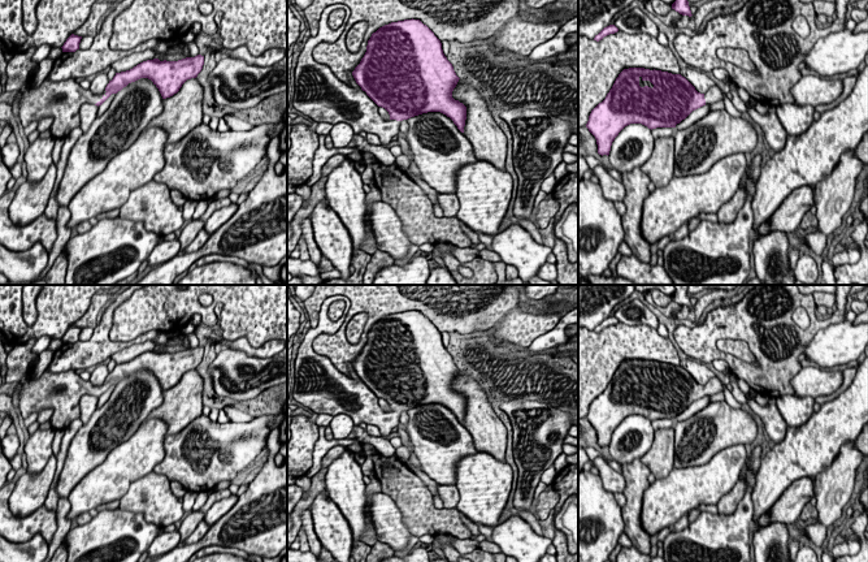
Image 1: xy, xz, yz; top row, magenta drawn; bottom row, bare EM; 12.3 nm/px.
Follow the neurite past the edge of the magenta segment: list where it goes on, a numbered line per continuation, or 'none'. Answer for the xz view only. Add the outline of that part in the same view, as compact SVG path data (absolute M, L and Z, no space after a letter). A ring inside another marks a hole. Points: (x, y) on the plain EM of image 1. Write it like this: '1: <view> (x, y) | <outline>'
1: xz (319, 385) | M334 295L324 301L318 312L318 324L309 328L299 346L295 359L294 399L316 414L331 416L346 414L352 418L355 425L365 423L376 425L381 437L389 436L400 423L402 412L385 411L378 405L378 397L361 380L340 372L327 356L313 350L317 336L334 334L343 325L351 302L344 295ZM343 301L343 315L333 321L329 317L329 307L333 302Z

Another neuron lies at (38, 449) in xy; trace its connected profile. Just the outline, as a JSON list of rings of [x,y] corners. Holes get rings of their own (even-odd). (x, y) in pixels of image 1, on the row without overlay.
[[[38,428],[25,444],[27,474],[38,475],[53,455],[52,442],[55,432],[55,428],[44,431]]]

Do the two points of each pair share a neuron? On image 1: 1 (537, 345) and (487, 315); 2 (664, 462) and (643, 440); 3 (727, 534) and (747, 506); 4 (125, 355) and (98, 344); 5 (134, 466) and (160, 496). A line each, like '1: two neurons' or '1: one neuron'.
1: two neurons
2: two neurons
3: one neuron
4: two neurons
5: two neurons

